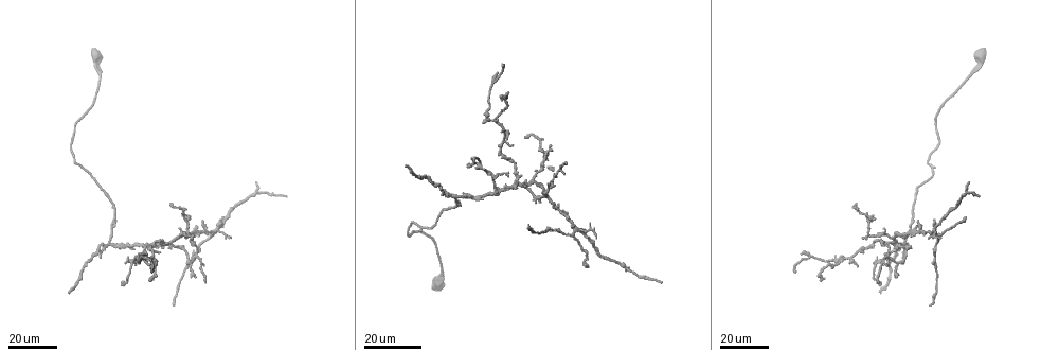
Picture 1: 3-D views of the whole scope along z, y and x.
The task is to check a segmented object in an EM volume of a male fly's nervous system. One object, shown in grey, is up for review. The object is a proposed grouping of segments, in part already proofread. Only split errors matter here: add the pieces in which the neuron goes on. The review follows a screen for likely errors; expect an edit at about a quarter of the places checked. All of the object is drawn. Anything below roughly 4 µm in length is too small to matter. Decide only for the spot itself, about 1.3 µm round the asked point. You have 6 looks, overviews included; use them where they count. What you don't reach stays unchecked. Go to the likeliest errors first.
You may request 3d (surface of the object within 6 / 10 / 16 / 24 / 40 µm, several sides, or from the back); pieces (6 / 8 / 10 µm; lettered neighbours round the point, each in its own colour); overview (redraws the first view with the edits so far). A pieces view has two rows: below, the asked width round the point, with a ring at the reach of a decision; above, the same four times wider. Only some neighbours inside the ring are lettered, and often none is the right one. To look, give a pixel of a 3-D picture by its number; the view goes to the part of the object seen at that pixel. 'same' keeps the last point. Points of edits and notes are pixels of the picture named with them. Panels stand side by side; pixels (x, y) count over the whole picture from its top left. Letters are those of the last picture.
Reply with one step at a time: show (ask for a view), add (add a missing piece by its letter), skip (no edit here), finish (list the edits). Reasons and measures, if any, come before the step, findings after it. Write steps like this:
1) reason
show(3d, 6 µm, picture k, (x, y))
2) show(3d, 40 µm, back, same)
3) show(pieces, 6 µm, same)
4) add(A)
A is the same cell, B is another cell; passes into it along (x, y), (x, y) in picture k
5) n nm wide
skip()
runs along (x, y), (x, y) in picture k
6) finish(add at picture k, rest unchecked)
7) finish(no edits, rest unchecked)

long arm stops here
show(3d, 24 µm, picture 1, (527, 223))

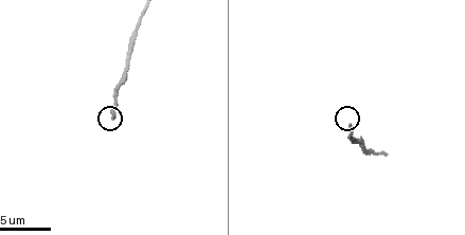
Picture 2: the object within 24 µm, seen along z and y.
show(pieces, 10 µm, picture 2, (351, 126))

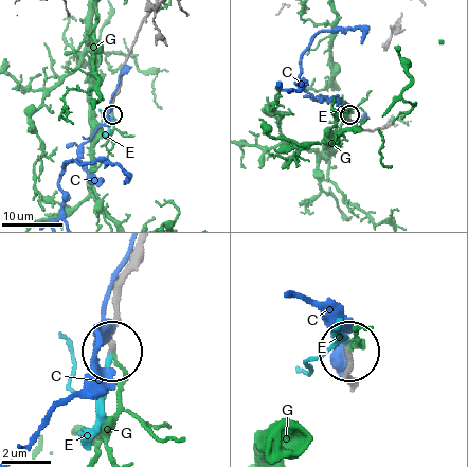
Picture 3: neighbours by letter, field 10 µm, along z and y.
220 nm wide
add(E)
E is the same cell, C and G are other cells; the neuron continues

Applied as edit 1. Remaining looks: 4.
redraw
show(overview)

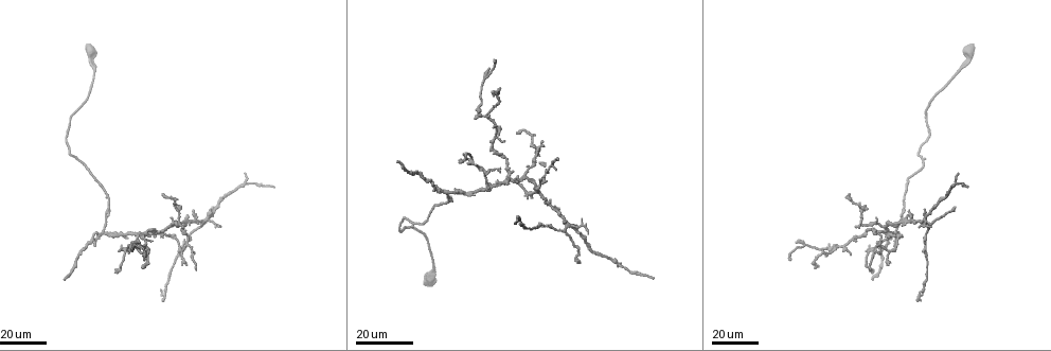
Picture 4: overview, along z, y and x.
end of a long branch
show(3d, 40 µm, picture 4, (953, 206))

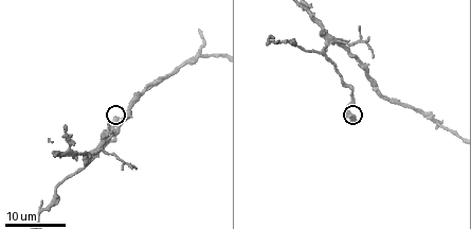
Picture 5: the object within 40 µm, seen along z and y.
what lies round it
show(pieces, 10 µm, picture 5, (354, 122))

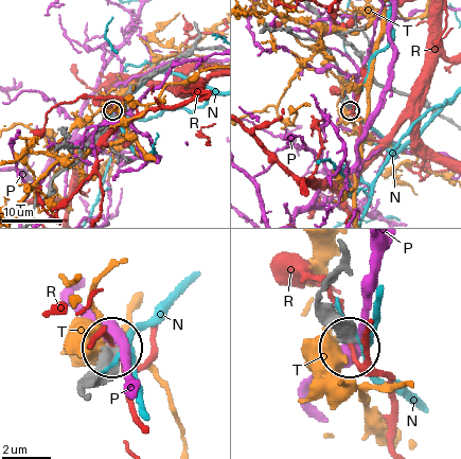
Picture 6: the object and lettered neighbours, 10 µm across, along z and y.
skip()
N, P, R and T are other cells; no lettered piece goes on from it

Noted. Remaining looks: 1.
finish(add at picture 3, rest unchecked)

